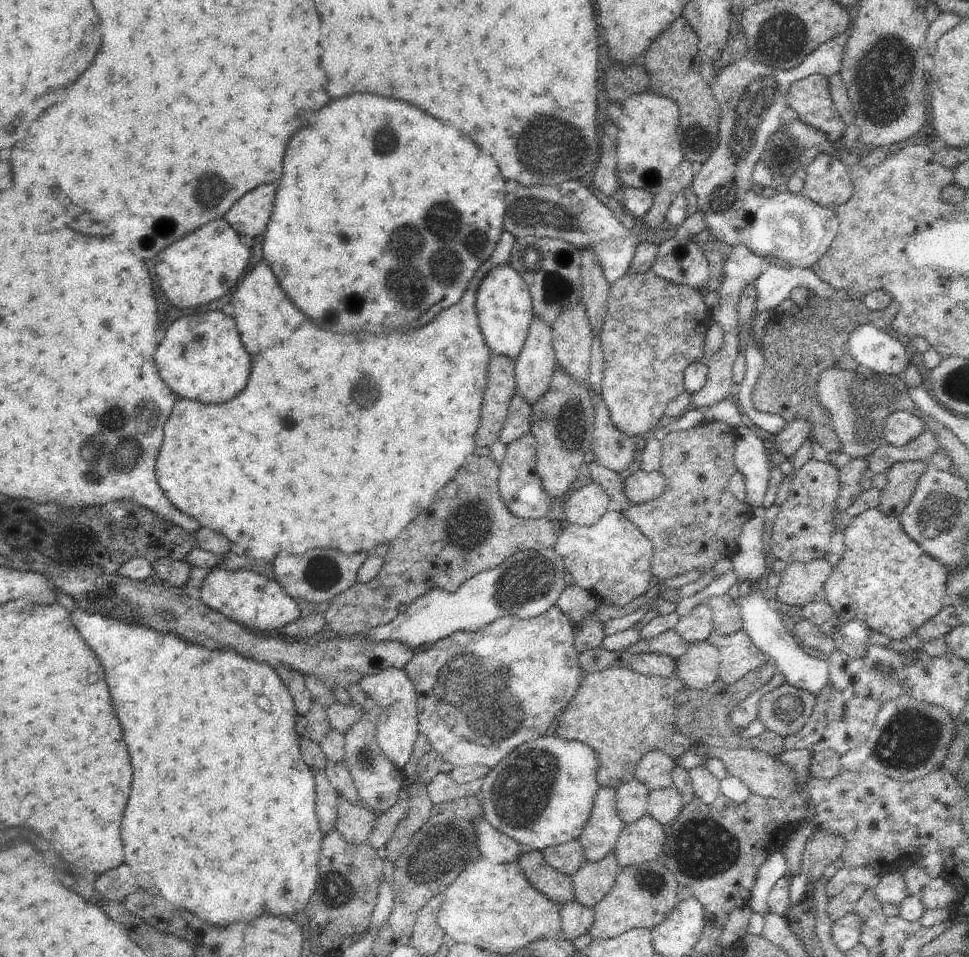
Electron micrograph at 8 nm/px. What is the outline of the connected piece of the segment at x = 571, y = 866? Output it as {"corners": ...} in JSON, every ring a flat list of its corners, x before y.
{"corners":[[579,839,548,847,542,850,542,854,548,864,567,875,577,873,586,861,583,846]]}

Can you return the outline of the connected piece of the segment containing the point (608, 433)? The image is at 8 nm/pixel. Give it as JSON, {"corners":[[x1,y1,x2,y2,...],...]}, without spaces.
{"corners":[[597,400,594,405,593,443,590,450,593,458,617,473,628,473,633,468,640,445,614,426,603,400]]}

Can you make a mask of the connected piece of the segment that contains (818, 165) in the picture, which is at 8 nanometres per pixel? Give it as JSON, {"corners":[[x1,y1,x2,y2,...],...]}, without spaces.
{"corners":[[834,154,818,155,806,167,807,175,801,193,816,204,833,211,846,204,854,192,854,186,850,168,841,161]]}

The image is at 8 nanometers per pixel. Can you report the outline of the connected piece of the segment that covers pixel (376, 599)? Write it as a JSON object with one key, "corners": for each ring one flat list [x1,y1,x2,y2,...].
{"corners":[[468,455,464,464,458,469,454,480,440,489,428,508,391,542,383,557,384,566,378,576,367,583,356,581,348,590,336,595,329,602,330,607,323,614,326,629,331,630,338,637,353,638,364,635,378,625,392,622,401,613,400,606,405,611,417,598,424,596,432,589,453,593,463,582,470,580,479,572,500,566,517,552,554,549,558,533,556,524,550,516,539,519,521,519,506,508,497,487,499,469,491,455]]}

